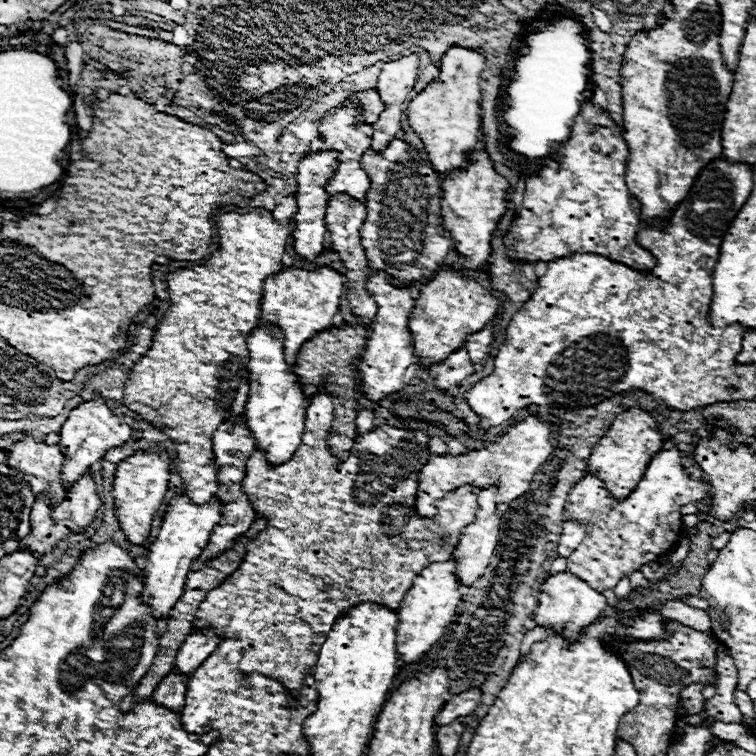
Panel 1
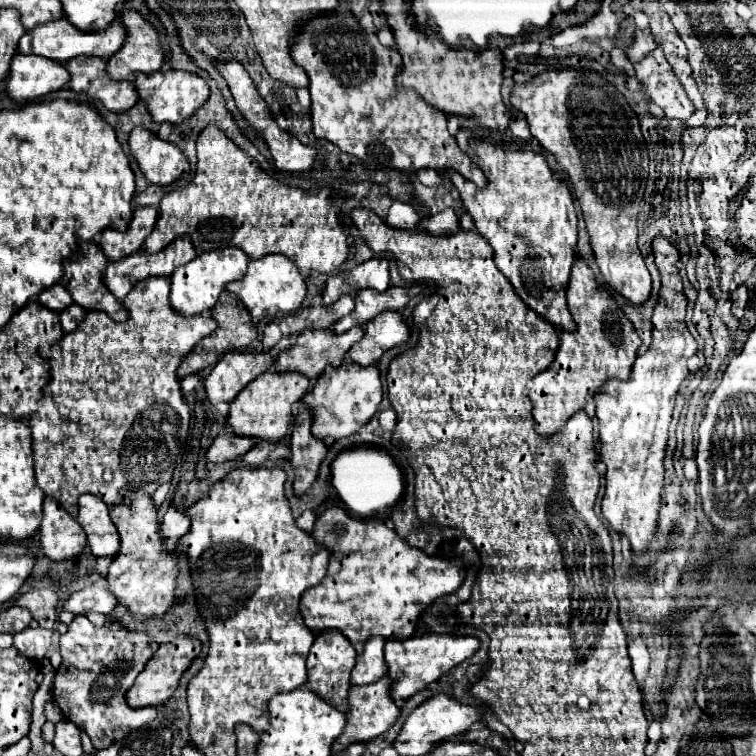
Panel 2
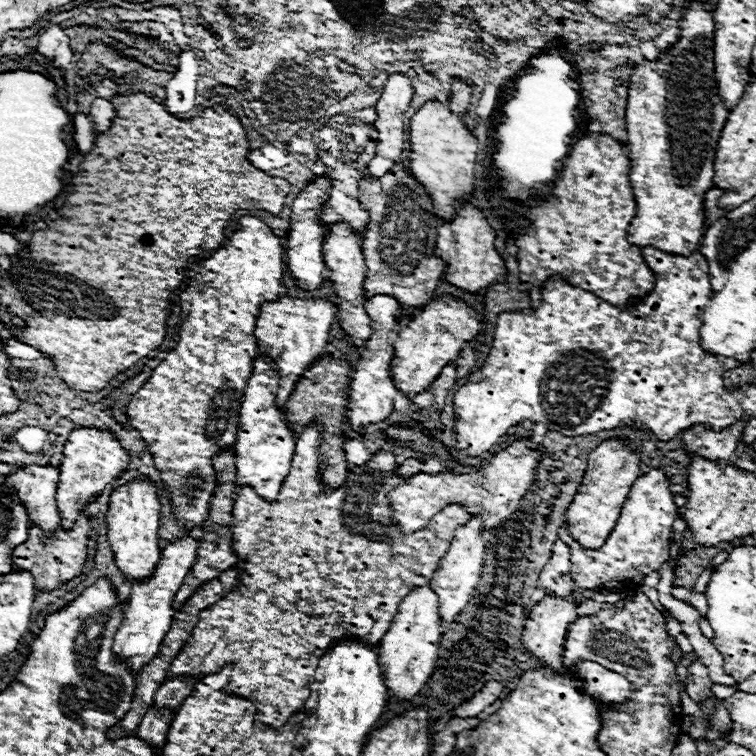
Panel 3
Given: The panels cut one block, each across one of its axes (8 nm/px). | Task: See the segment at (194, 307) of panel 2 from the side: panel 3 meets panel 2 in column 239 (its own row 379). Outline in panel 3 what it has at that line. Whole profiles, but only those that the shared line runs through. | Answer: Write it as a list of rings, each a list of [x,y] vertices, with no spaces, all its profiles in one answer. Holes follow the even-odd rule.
[[[260,354],[254,358],[252,376],[244,390],[242,402],[242,420],[238,424],[236,434],[236,464],[238,464],[238,486],[252,486],[258,496],[264,500],[276,500],[278,490],[288,476],[294,448],[296,448],[296,434],[290,430],[284,408],[276,406],[276,392],[278,392],[278,370],[274,362],[264,362],[268,356]]]

